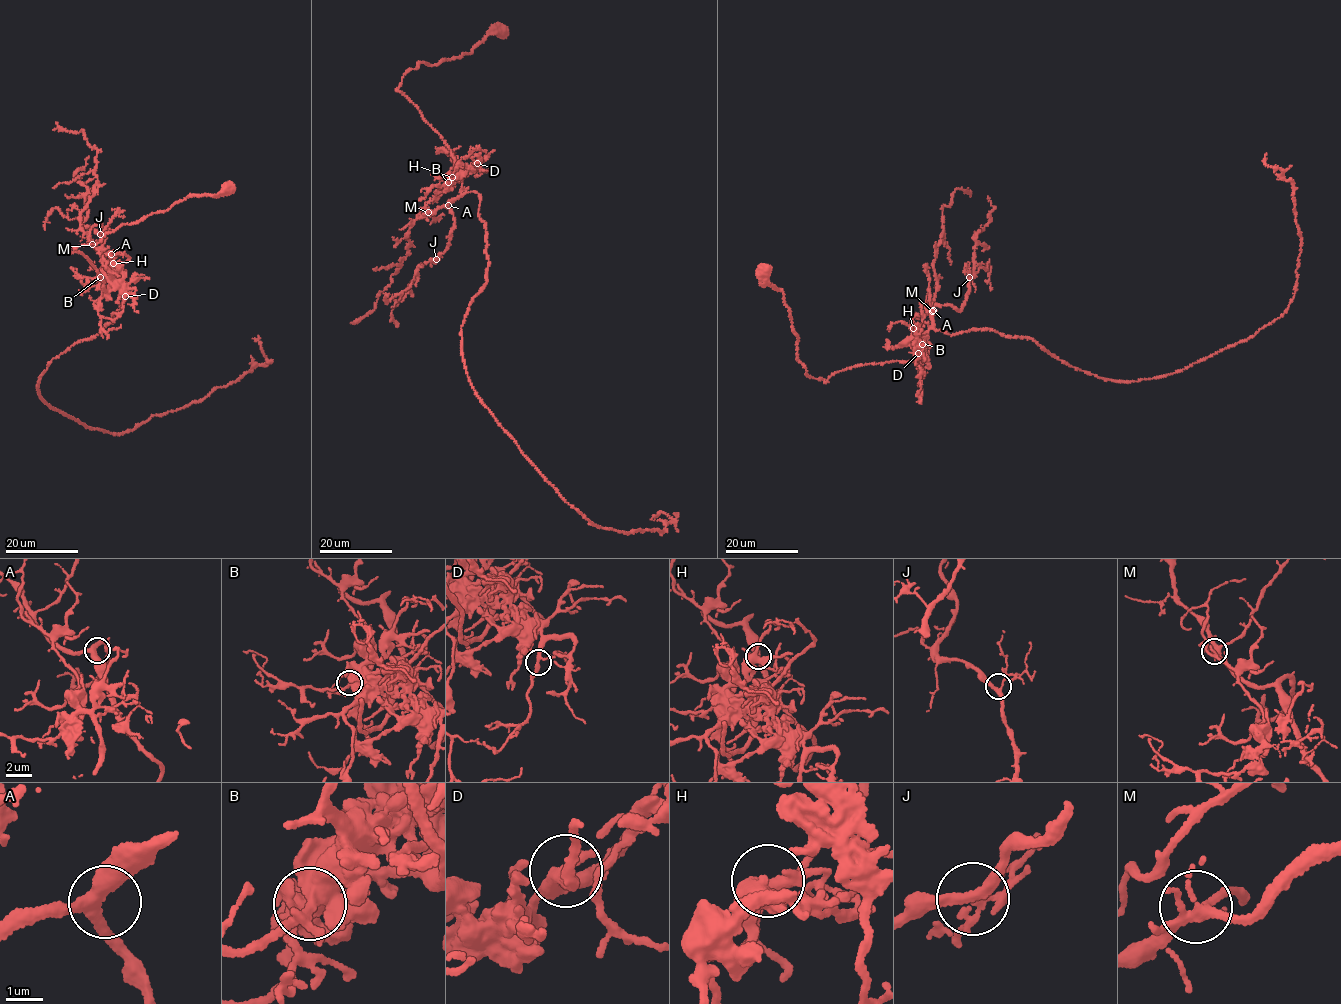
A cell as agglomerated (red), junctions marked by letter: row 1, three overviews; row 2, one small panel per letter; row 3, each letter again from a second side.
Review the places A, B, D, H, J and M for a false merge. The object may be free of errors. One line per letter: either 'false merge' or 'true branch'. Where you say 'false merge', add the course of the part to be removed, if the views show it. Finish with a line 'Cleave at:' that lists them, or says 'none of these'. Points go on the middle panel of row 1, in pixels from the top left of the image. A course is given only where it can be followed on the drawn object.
A: true branch
B: true branch
D: true branch
H: true branch
J: true branch
M: false merge | (428, 212), (480, 196), (486, 280), (462, 325), (475, 394), (594, 525), (659, 532), (675, 520), (654, 520)
Cleave at: M

